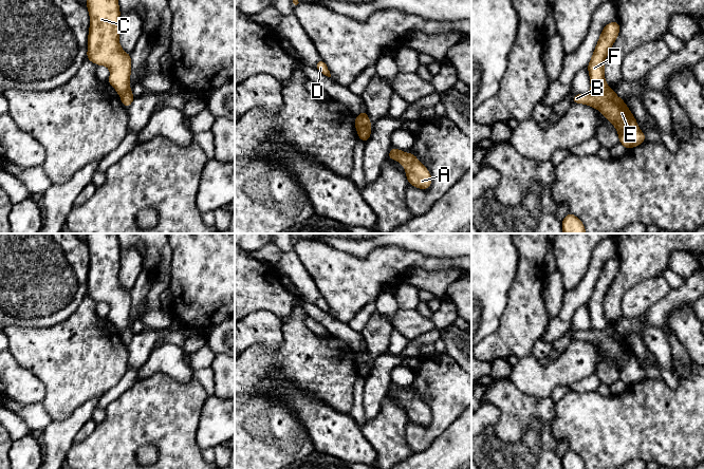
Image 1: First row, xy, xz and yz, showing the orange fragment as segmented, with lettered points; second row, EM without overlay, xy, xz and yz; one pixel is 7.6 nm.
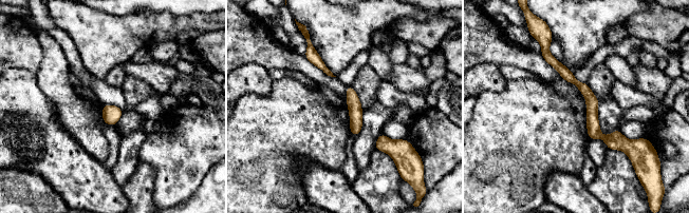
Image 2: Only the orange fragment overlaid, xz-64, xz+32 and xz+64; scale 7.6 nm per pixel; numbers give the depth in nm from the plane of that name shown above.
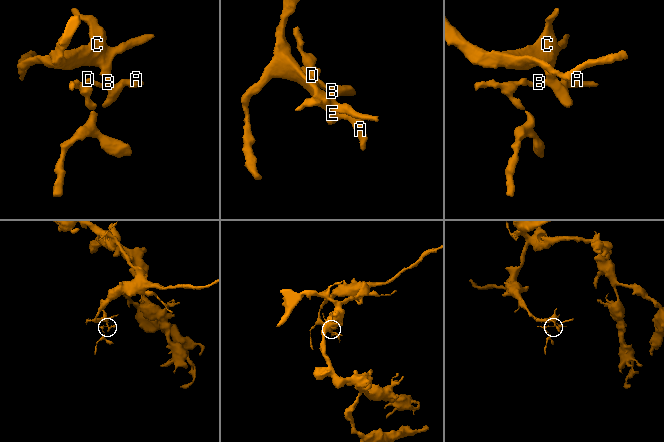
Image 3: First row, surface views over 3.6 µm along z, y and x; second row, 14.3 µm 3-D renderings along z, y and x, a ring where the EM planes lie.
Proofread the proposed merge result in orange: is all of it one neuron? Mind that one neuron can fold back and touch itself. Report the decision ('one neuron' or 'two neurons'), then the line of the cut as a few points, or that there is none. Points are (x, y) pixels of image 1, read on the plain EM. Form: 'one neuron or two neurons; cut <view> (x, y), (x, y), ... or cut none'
two neurons; cut yz (610, 325), (604, 329), (591, 329)

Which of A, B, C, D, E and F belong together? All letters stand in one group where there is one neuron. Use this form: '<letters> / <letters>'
A B D E / C F

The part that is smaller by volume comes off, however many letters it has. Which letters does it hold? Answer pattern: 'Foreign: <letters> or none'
Foreign: A, B, D, E

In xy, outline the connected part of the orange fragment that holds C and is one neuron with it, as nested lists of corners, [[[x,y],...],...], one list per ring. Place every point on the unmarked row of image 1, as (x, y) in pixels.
[[[87,233],[87,245],[90,250],[87,296],[110,305],[107,319],[122,332],[130,326],[131,289],[126,290],[118,278],[117,233]]]

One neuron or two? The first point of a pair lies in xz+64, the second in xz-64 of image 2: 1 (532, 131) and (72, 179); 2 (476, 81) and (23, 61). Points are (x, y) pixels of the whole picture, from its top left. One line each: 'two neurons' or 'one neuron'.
1: two neurons
2: two neurons

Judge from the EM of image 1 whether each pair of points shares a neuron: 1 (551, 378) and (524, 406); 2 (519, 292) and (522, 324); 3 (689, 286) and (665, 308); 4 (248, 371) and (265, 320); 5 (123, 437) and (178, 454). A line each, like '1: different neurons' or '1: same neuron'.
1: different neurons
2: same neuron
3: same neuron
4: different neurons
5: same neuron

